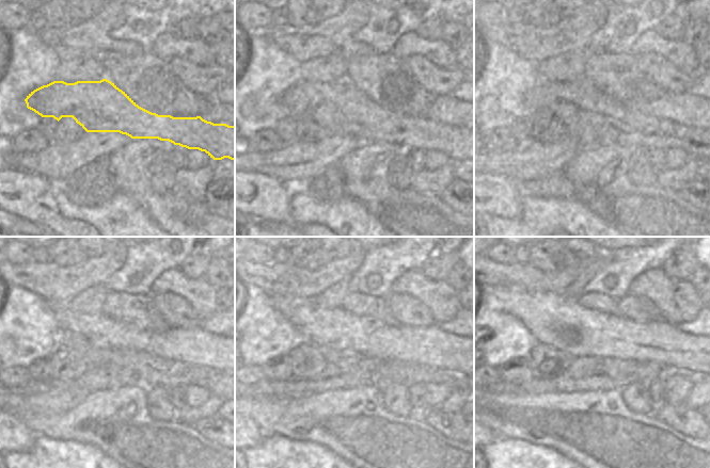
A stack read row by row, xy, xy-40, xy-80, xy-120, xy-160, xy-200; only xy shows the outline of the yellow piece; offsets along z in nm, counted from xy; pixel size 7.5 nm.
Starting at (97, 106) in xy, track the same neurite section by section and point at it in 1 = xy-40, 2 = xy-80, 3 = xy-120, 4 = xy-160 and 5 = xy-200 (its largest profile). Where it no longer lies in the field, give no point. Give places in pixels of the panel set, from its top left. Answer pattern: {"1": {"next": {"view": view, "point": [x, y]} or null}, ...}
{"1": {"next": {"view": "xy-40", "point": [338, 106]}}, "2": {"next": {"view": "xy-80", "point": [598, 119]}}, "3": {"next": {"view": "xy-120", "point": [155, 371]}}, "4": {"next": {"view": "xy-160", "point": [406, 374]}}, "5": {"next": {"view": "xy-200", "point": [691, 375]}}}

